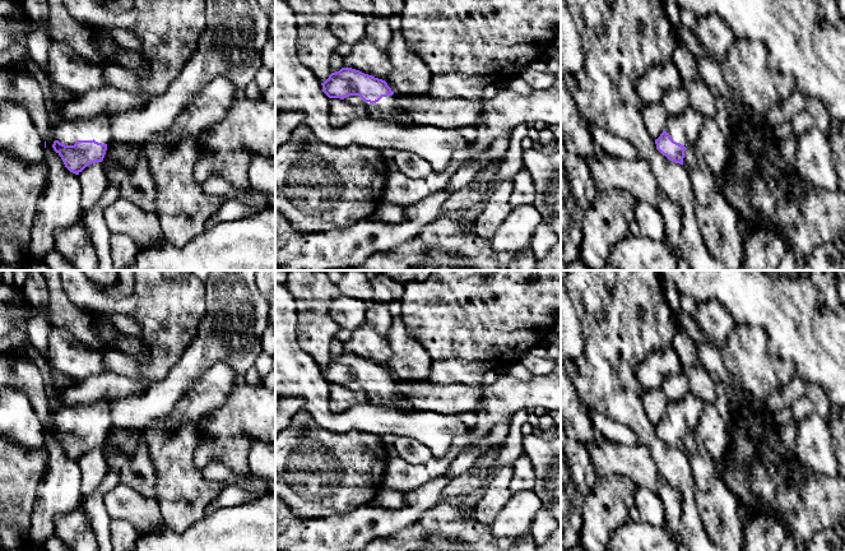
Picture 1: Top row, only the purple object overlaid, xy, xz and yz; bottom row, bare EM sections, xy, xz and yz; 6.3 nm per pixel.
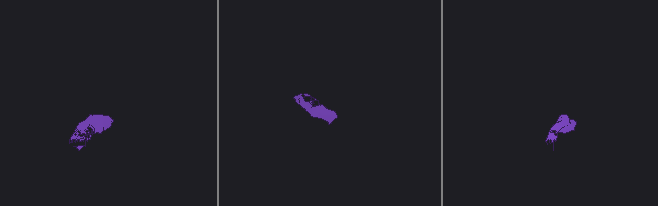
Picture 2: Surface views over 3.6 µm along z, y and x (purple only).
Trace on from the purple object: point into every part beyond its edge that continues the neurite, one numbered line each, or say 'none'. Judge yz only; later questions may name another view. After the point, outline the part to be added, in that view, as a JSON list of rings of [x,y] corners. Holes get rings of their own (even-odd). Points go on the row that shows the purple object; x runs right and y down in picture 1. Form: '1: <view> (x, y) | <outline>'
1: yz (685, 128) | [[[688,106],[682,114],[668,117],[665,131],[674,142],[684,145],[686,148],[691,148],[695,147],[695,142],[697,140],[704,125],[704,120],[704,115]]]

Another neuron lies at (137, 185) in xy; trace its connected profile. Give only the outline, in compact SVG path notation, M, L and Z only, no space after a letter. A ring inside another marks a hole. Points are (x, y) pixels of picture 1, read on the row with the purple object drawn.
M140 152L139 163L133 170L111 159L103 158L102 163L108 172L108 181L119 187L121 198L143 210L154 210L157 190L145 152Z

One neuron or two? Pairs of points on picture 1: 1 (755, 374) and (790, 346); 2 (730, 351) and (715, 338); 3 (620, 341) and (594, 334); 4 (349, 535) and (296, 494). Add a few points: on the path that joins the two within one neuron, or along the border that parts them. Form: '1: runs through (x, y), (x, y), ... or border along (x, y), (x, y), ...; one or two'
1: border along (761, 329), (767, 348), (789, 360), (797, 376); two
2: border along (736, 324), (720, 347); two
3: runs through (613, 334), (600, 334); one
4: border along (354, 509), (329, 515), (296, 515); two

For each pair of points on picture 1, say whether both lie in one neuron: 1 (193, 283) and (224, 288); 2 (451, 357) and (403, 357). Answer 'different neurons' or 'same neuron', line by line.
1: different neurons
2: different neurons

